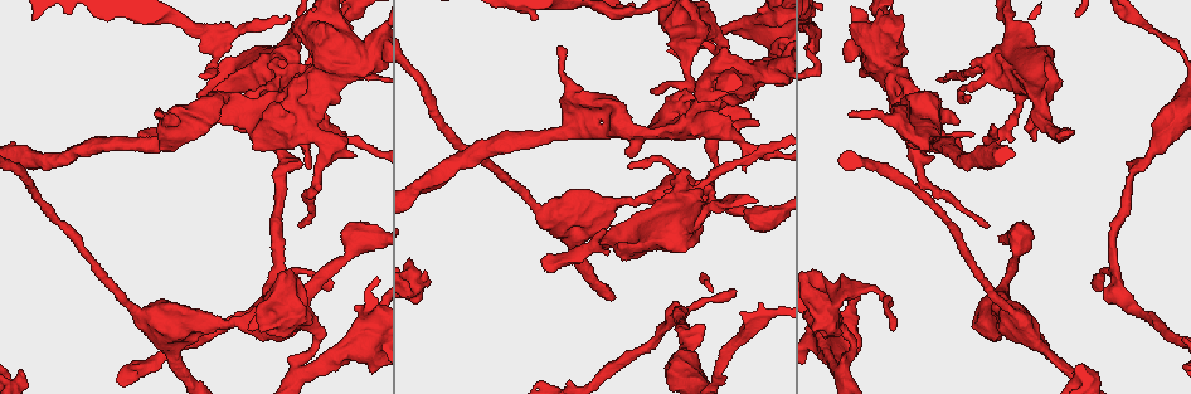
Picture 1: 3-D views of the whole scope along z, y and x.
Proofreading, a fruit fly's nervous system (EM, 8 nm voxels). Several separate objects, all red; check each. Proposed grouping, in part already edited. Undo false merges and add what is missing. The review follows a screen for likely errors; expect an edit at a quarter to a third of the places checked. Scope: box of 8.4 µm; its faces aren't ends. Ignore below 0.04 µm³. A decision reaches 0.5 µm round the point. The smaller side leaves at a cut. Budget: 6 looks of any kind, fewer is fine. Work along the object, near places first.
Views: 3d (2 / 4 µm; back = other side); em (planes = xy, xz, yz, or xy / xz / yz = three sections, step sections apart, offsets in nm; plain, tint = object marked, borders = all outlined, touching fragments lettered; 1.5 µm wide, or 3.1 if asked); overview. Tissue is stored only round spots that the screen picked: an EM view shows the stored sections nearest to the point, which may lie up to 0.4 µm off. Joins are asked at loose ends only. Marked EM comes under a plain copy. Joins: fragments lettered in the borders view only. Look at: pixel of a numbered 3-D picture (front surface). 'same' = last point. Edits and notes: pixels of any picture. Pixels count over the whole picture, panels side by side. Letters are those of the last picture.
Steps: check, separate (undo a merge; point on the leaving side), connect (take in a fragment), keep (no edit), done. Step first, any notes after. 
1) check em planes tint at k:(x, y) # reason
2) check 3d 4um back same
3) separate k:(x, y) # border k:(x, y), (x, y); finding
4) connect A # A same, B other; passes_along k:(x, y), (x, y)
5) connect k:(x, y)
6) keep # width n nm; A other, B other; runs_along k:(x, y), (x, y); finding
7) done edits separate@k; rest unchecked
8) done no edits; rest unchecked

check em xz step 4 tint at 1:(332, 284) # thin end

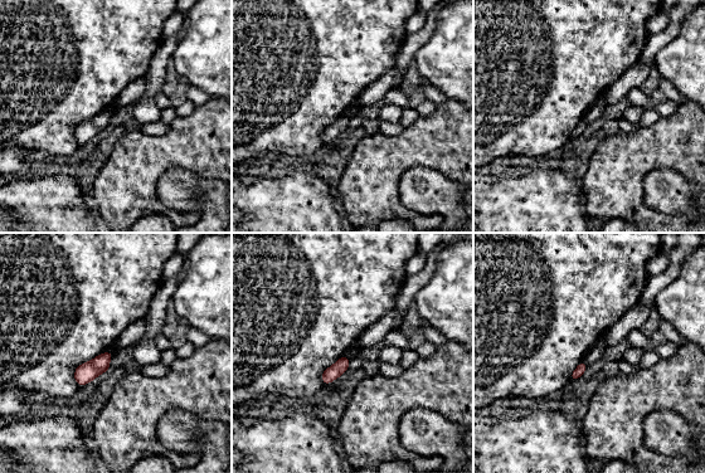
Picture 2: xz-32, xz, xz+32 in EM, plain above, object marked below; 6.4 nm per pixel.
check em planes borders same

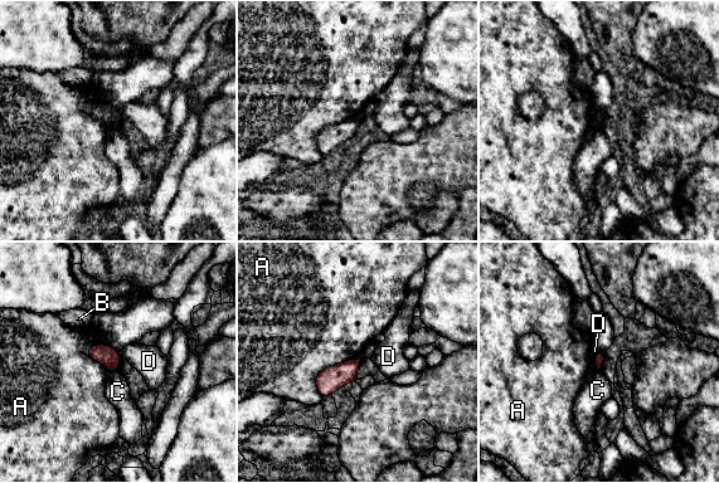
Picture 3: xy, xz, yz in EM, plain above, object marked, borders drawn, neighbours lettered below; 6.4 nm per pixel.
keep # A other, B other, C other, D other; none of them fits

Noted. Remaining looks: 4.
check 3d 4um at 1:(1067, 133) # free end

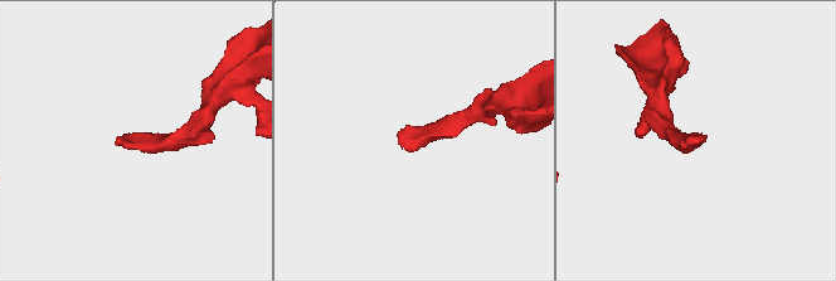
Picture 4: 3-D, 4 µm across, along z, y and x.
check em planes borders at 4:(116, 139)

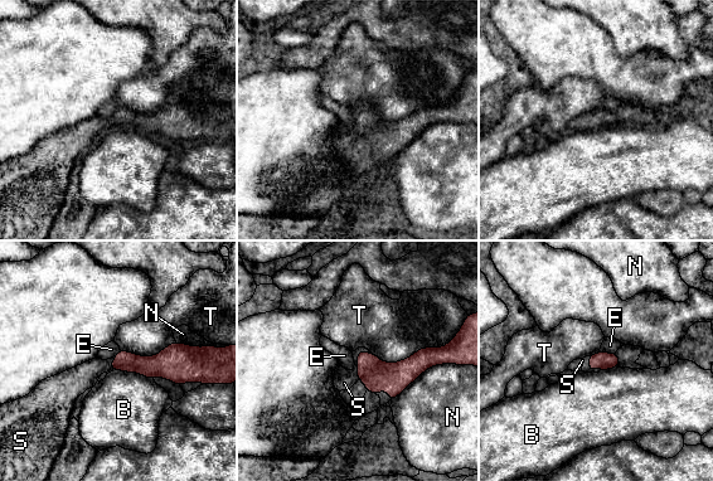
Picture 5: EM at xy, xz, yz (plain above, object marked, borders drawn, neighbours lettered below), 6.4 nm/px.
connect S # longest_contact T 460 nm; B other, E other, N other, S same, T other; passes_along 5:(377, 375), (358, 362), (344, 379); the neuron continues

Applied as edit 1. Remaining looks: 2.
check em planes borders at 1:(836, 370) # three-way junction

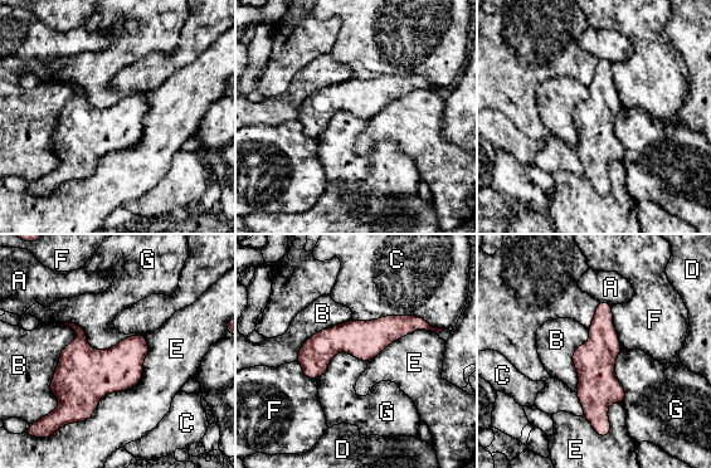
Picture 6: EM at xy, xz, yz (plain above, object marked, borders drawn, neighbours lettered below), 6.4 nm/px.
keep # A other, B other, C other, D other, E other, F other, G other; runs_along 6:(425, 326), (336, 339), (301, 360); all the same neuron

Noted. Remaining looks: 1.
done edits connect@5; rest unchecked

